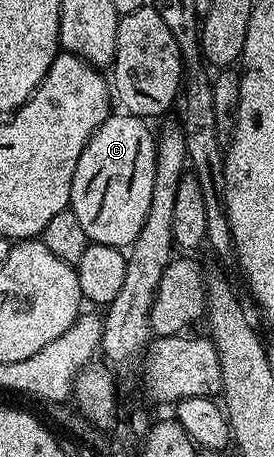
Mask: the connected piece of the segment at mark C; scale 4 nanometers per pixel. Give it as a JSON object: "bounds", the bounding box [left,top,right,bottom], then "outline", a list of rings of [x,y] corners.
{"bounds":[69,114,157,249],"outline":[[[111,114],[93,132],[71,182],[69,208],[79,218],[86,241],[128,249],[135,242],[147,210],[151,206],[151,190],[155,186],[157,145],[154,133],[144,119],[128,114]]]}

